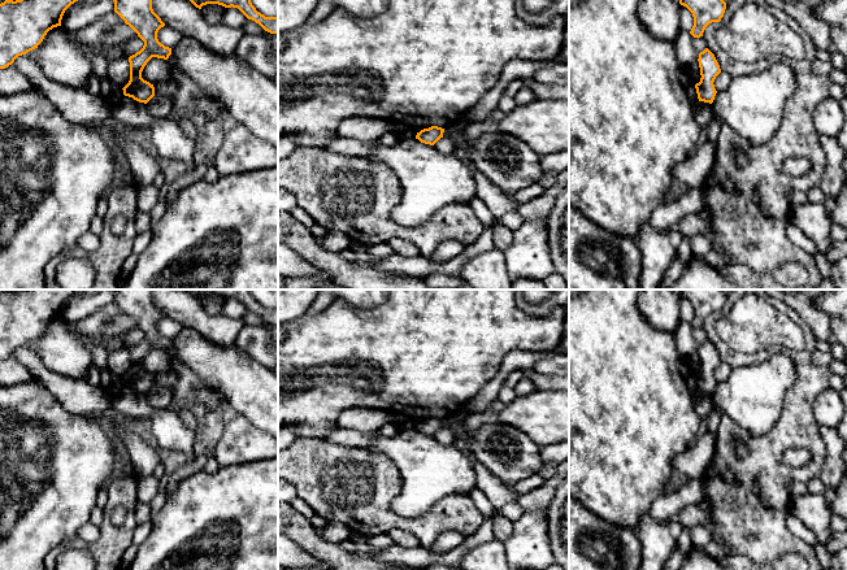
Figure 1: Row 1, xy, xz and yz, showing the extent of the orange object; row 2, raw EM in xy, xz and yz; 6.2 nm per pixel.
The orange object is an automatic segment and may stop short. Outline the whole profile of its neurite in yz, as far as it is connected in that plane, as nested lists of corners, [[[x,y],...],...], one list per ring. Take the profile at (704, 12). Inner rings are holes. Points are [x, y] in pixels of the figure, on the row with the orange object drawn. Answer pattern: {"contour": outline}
{"contour": [[[679,0],[679,4],[692,13],[694,26],[690,34],[694,38],[703,36],[709,23],[720,22],[726,9],[724,0]]]}

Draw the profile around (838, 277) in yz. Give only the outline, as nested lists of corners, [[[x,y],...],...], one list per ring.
[[[847,257],[831,264],[830,280],[837,290],[847,290]]]

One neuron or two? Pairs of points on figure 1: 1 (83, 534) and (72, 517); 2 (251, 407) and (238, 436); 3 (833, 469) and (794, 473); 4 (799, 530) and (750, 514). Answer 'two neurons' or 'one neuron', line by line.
1: two neurons
2: two neurons
3: two neurons
4: two neurons

